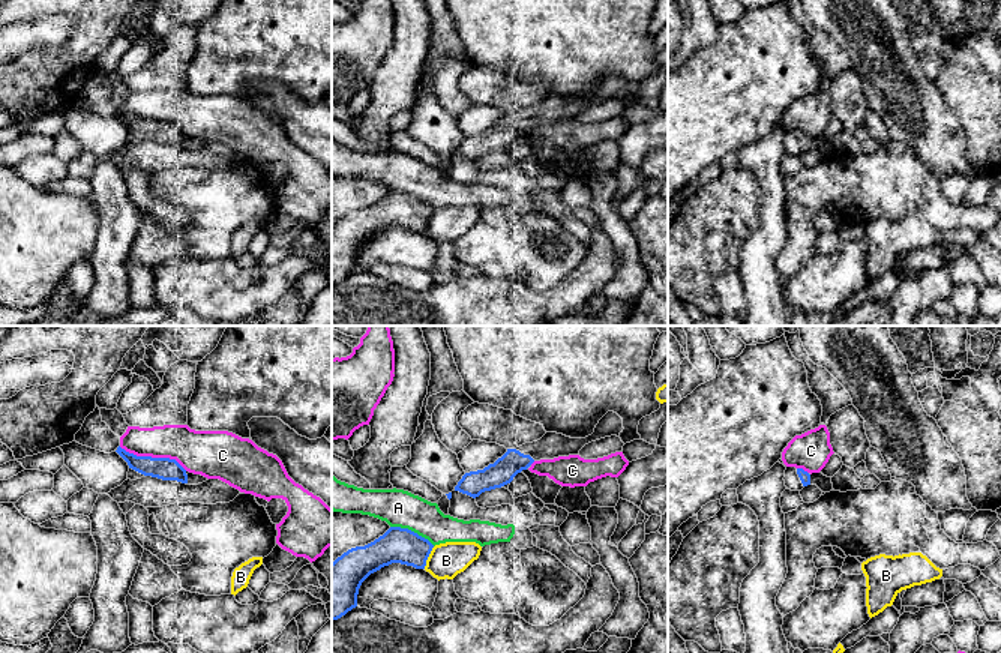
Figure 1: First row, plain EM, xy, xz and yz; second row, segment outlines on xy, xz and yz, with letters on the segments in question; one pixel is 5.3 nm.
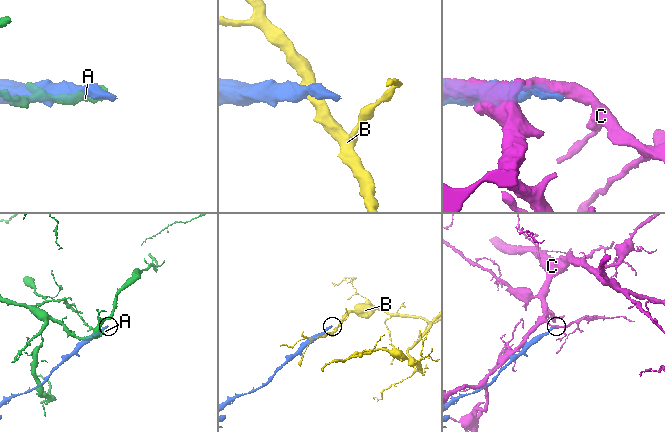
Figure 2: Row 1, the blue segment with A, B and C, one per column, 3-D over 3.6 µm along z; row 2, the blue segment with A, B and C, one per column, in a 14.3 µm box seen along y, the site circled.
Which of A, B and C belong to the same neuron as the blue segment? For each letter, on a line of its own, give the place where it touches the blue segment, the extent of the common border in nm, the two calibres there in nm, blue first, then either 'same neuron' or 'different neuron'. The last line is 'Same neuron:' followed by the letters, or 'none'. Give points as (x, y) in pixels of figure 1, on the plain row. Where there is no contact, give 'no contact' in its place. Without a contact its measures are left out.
A: xz (413, 195) | 260 nm | 190/200 nm | different neuron
B: xz (428, 219) | 130 nm | 190/190 nm | different neuron
C: xy (153, 122) | 400 nm | 120/240 nm | different neuron
Same neuron: none

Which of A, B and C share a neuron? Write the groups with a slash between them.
A / B / C

